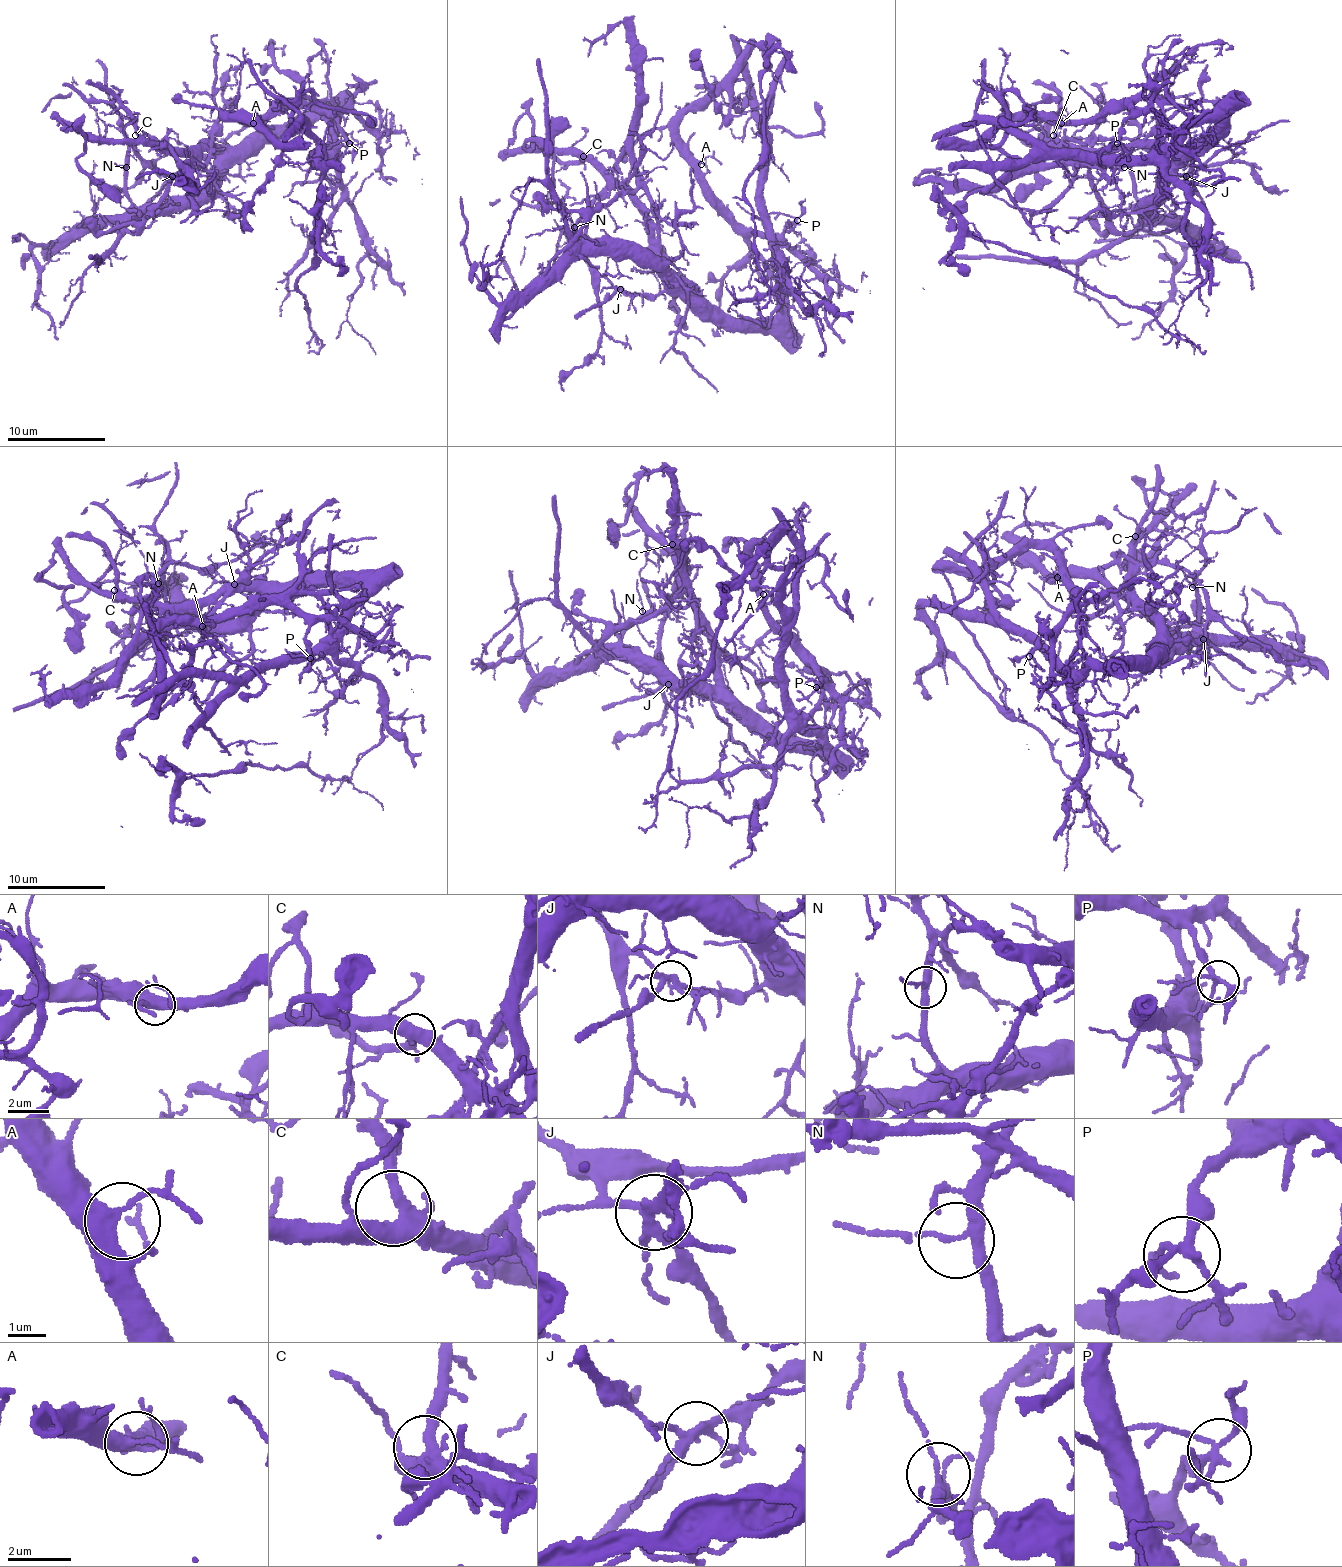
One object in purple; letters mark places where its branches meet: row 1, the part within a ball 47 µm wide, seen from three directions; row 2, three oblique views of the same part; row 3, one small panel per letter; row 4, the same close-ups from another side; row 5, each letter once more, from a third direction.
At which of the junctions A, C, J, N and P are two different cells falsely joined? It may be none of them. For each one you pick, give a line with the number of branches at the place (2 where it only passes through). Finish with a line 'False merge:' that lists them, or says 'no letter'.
J: 5 branches meet
False merge: J

